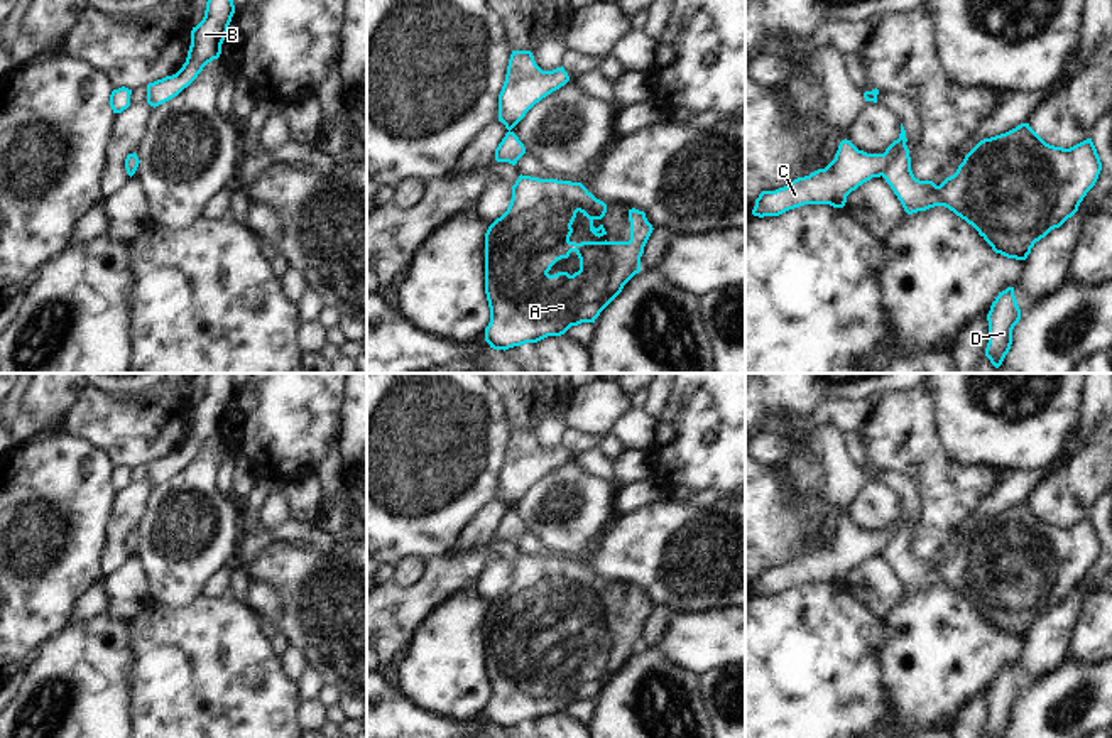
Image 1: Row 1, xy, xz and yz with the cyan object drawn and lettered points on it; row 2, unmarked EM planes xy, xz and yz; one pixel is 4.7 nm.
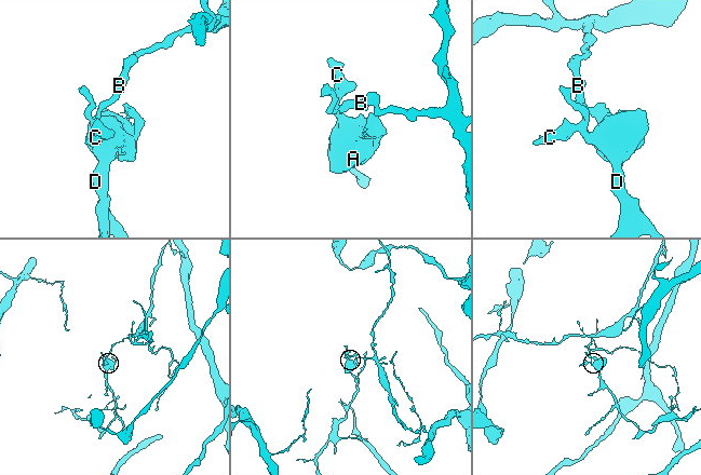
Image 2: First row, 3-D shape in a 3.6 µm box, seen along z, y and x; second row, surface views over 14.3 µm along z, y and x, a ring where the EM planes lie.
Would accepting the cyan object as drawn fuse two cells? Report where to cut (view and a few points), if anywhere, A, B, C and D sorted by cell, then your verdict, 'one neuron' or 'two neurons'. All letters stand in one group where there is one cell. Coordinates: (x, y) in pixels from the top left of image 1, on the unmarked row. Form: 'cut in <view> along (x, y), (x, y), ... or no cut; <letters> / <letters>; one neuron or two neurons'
cut in yz along (904, 522), (881, 553); A D / B C; two neurons

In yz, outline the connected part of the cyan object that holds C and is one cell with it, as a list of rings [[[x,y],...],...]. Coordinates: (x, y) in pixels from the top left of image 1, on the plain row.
[[[902,502],[899,517],[884,532],[867,532],[845,517],[840,520],[835,537],[825,547],[798,556],[776,569],[762,569],[755,578],[752,593],[759,596],[779,594],[804,583],[843,586],[852,569],[872,556],[882,554],[906,520]]]

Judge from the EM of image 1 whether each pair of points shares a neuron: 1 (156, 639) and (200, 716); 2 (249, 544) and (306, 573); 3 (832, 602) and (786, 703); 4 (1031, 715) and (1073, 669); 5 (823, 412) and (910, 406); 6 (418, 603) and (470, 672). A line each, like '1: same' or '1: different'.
1: same
2: different
3: same
4: same
5: different
6: different

